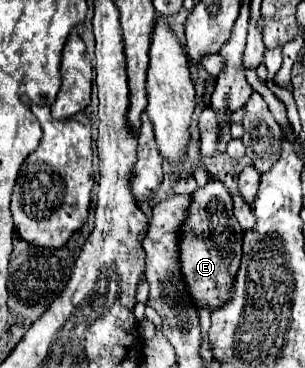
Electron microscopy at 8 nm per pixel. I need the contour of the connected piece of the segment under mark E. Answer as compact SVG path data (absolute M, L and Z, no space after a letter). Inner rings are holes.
M210 178L208 184L194 192L190 220L184 226L184 236L180 238L180 266L188 288L192 288L192 298L198 306L208 306L208 310L220 304L220 296L228 292L242 256L242 232L232 214L232 196L220 180Z

